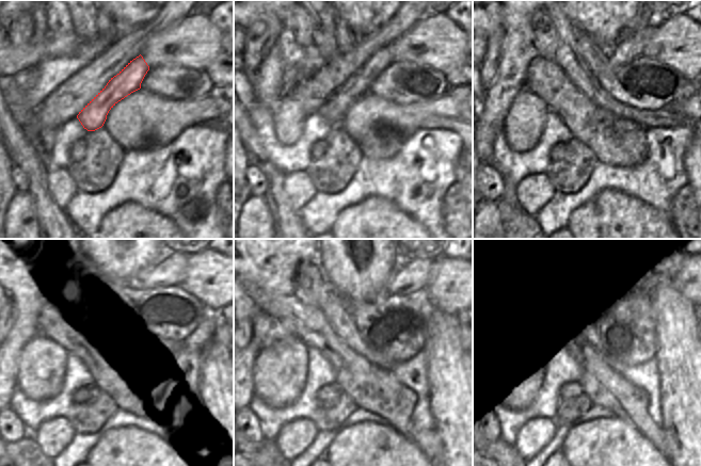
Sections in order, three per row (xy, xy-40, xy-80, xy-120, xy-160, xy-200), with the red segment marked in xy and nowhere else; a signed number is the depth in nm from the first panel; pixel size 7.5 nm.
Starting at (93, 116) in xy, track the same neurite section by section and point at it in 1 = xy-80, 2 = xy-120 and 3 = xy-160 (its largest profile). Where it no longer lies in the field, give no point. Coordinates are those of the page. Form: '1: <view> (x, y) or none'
1: xy-80 (627, 49)
2: xy-120 (172, 272)
3: xy-160 (415, 274)

